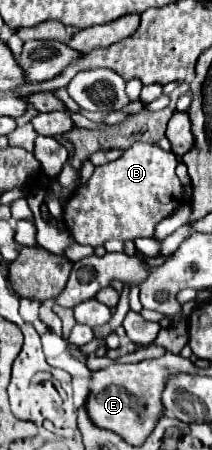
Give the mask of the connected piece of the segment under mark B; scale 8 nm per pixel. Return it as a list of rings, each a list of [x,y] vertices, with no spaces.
[[[134,143],[120,159],[96,167],[88,187],[72,193],[64,207],[64,223],[76,243],[98,247],[110,239],[152,237],[156,225],[184,203],[184,189],[176,175],[176,165],[178,161],[172,151],[150,143]]]

